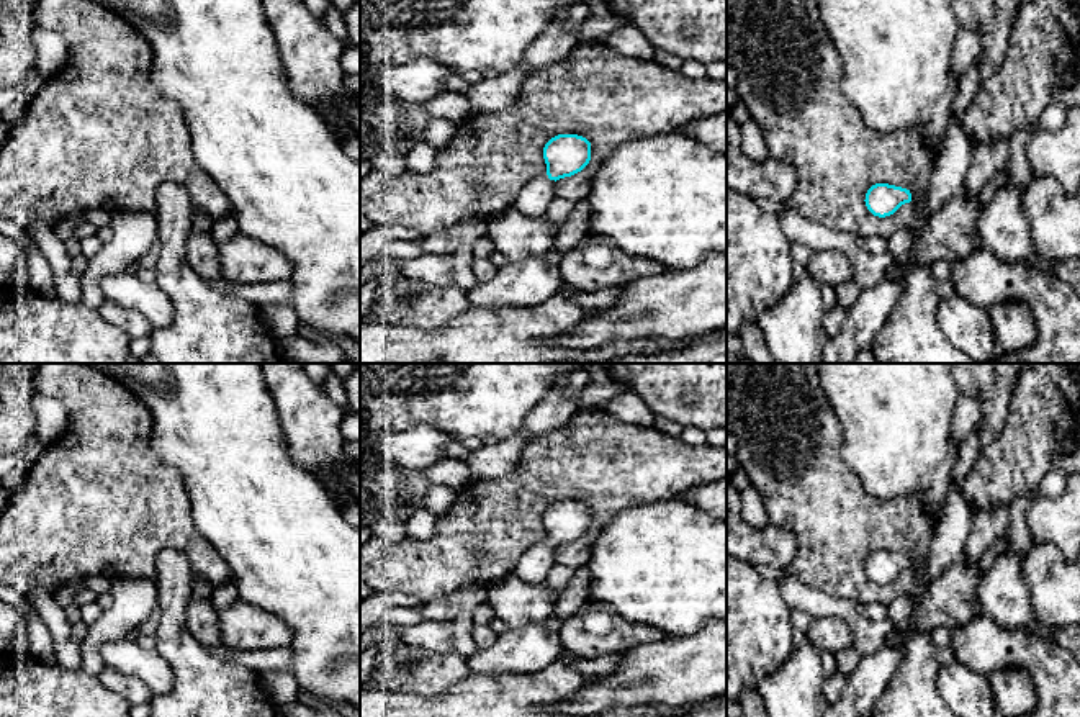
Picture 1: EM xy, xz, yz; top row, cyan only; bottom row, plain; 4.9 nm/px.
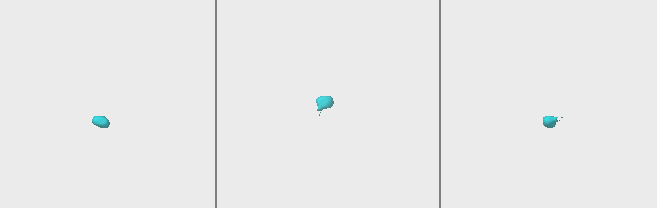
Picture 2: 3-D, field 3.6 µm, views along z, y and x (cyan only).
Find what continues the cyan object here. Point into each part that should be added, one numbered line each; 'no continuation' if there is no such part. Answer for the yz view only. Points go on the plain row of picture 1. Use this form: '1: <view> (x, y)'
1: yz (920, 588)

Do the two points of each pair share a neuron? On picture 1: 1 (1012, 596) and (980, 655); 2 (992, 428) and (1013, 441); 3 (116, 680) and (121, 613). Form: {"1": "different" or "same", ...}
{"1": "different", "2": "different", "3": "different"}

